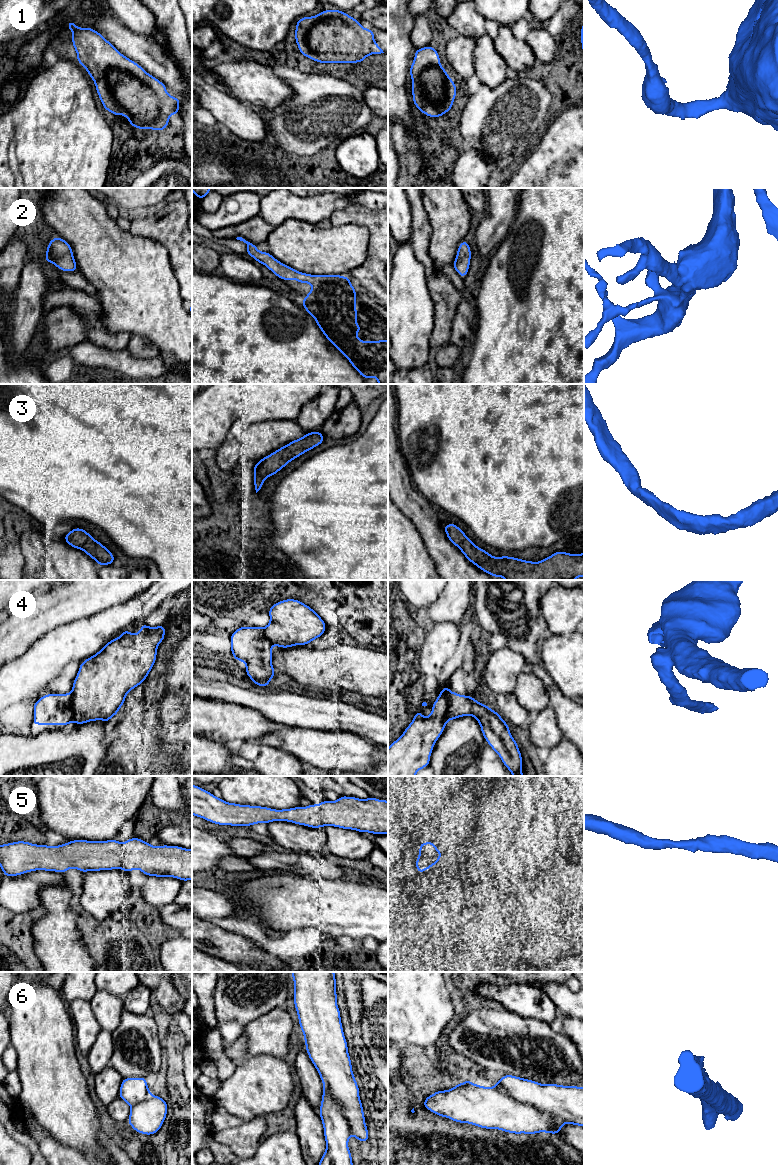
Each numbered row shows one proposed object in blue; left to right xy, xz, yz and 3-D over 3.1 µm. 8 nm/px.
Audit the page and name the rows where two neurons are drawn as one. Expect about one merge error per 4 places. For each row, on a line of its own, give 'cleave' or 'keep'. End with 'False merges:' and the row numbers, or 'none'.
1: keep
2: keep
3: keep
4: keep
5: keep
6: keep
False merges: none

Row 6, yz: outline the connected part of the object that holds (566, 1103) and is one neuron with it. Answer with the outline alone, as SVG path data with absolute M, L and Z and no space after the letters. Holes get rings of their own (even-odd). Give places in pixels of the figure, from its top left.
M508 1074L493 1087L483 1087L466 1080L450 1090L436 1091L424 1099L422 1107L458 1123L513 1134L545 1132L558 1135L565 1122L584 1127L584 1087L540 1084Z

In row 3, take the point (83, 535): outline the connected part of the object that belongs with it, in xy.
M83 528L72 529L64 536L64 540L71 547L84 551L99 566L114 564L115 558L113 553Z

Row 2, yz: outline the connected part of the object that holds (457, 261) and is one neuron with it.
M463 240L459 244L457 255L453 263L454 270L462 277L465 278L471 261L471 248L467 241Z

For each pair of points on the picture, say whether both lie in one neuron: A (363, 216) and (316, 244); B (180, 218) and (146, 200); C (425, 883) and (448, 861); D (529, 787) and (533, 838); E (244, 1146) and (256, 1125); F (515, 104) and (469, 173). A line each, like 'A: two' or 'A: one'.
A: two
B: two
C: one
D: one
E: one
F: one

